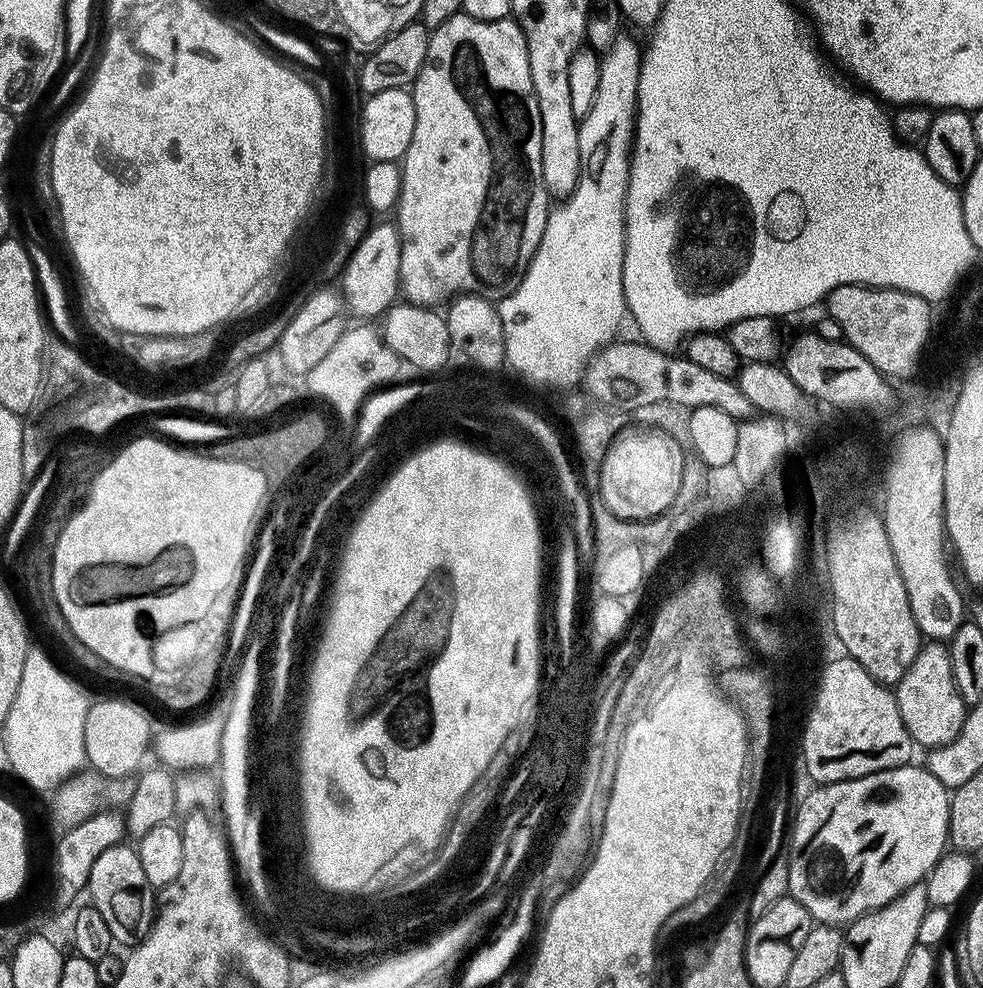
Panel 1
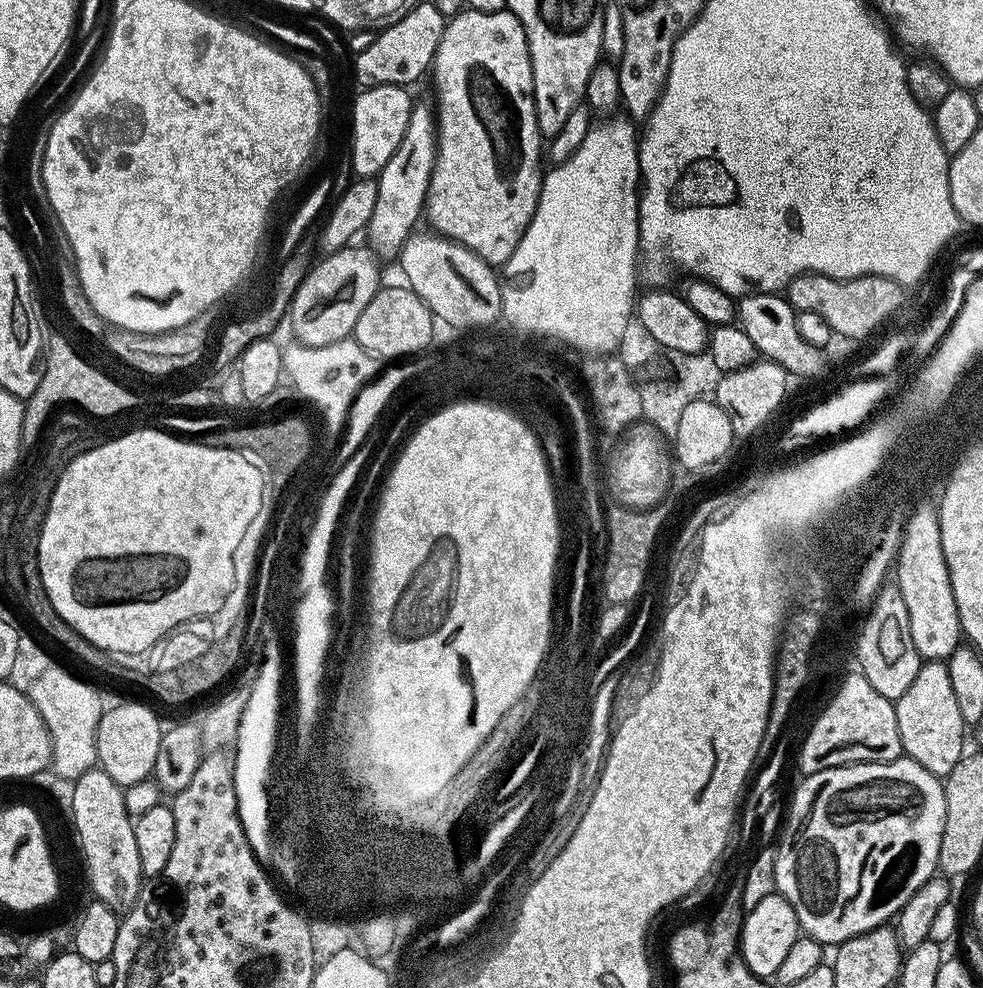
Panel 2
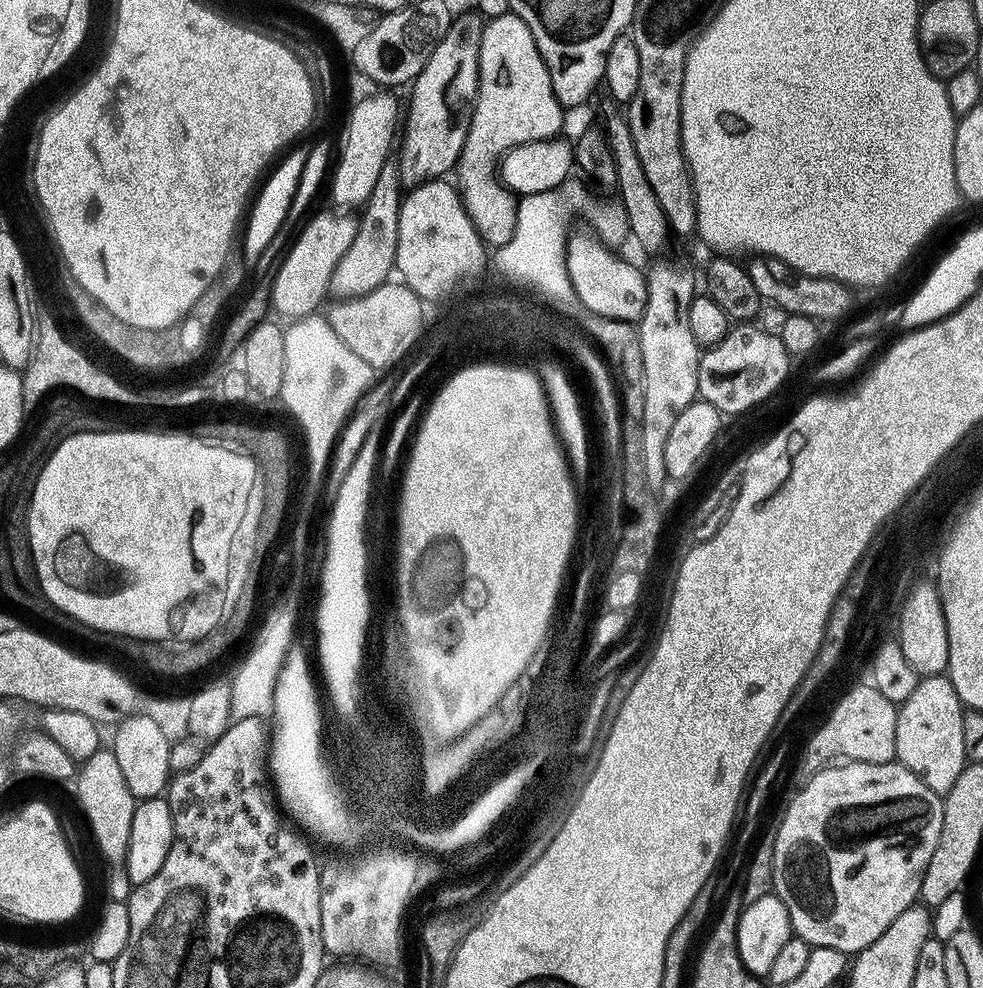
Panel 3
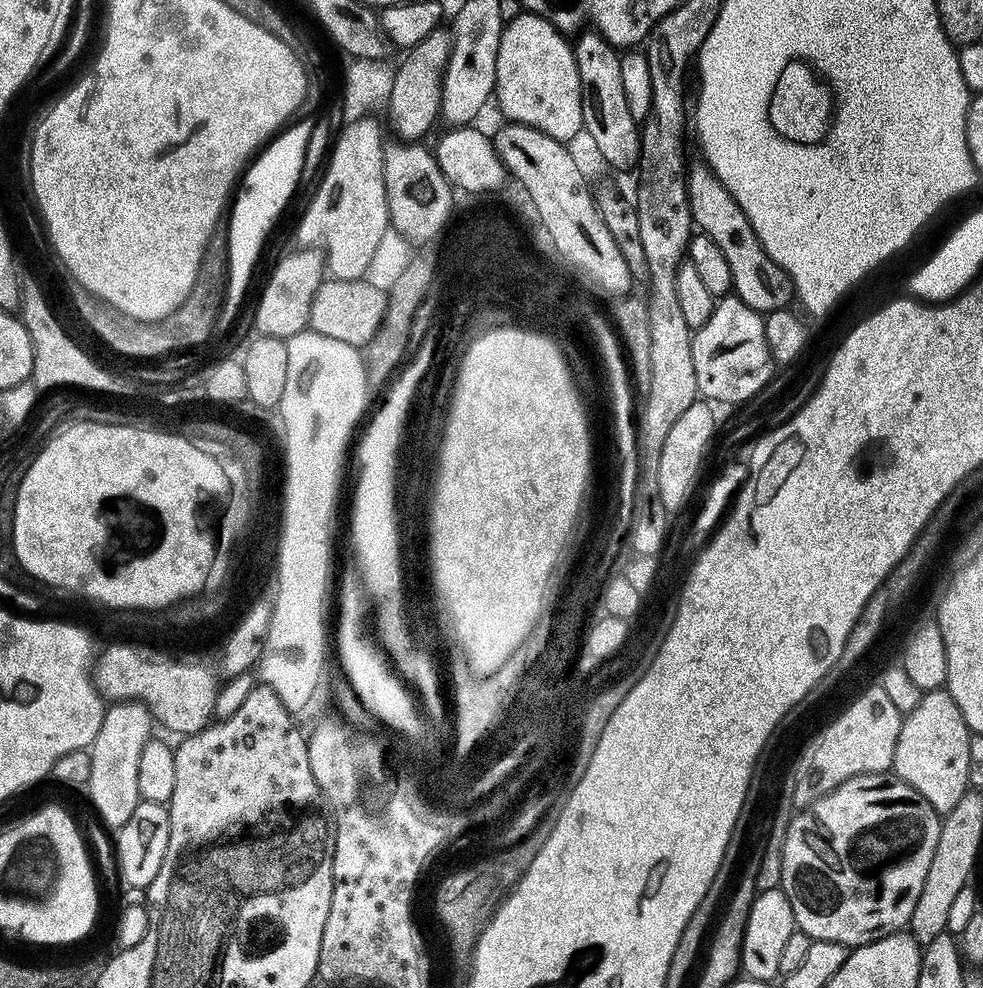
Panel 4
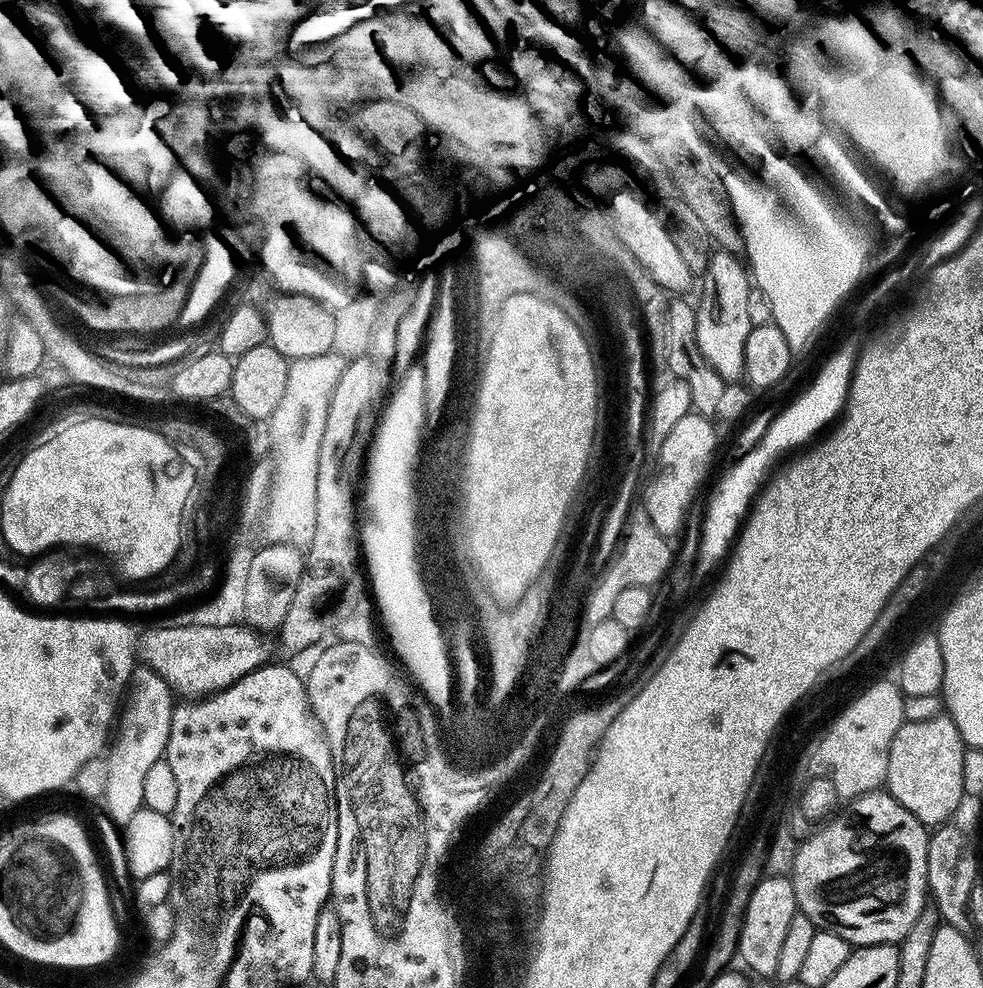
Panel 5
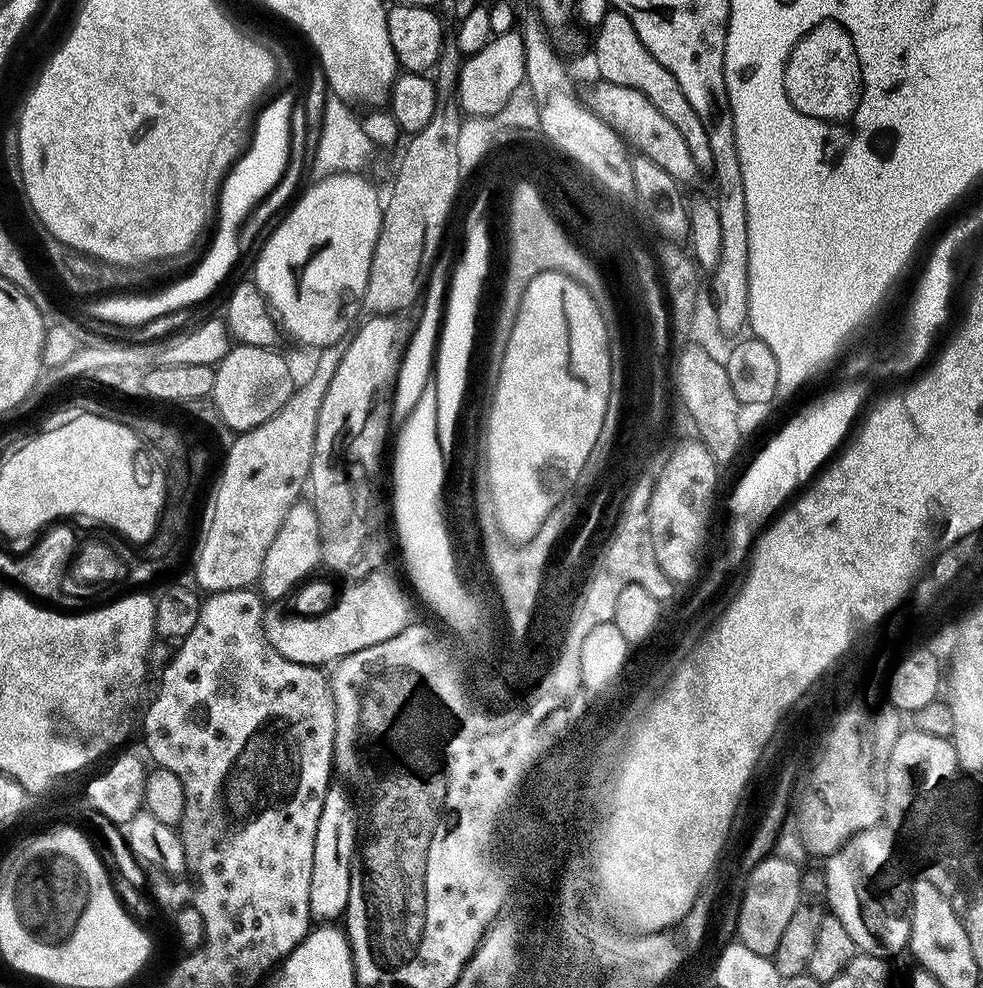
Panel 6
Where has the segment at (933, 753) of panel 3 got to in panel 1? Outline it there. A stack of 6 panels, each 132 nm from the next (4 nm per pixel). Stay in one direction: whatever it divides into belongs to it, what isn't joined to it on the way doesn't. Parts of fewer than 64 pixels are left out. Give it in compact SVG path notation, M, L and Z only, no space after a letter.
M921 643L914 662L910 662L906 674L902 674L902 678L895 684L894 695L898 702L898 710L902 714L902 722L906 722L906 730L919 747L921 744L924 750L941 748L943 744L949 744L954 742L954 738L958 738L964 725L966 705L955 684L954 672L951 670L951 654L947 643Z

